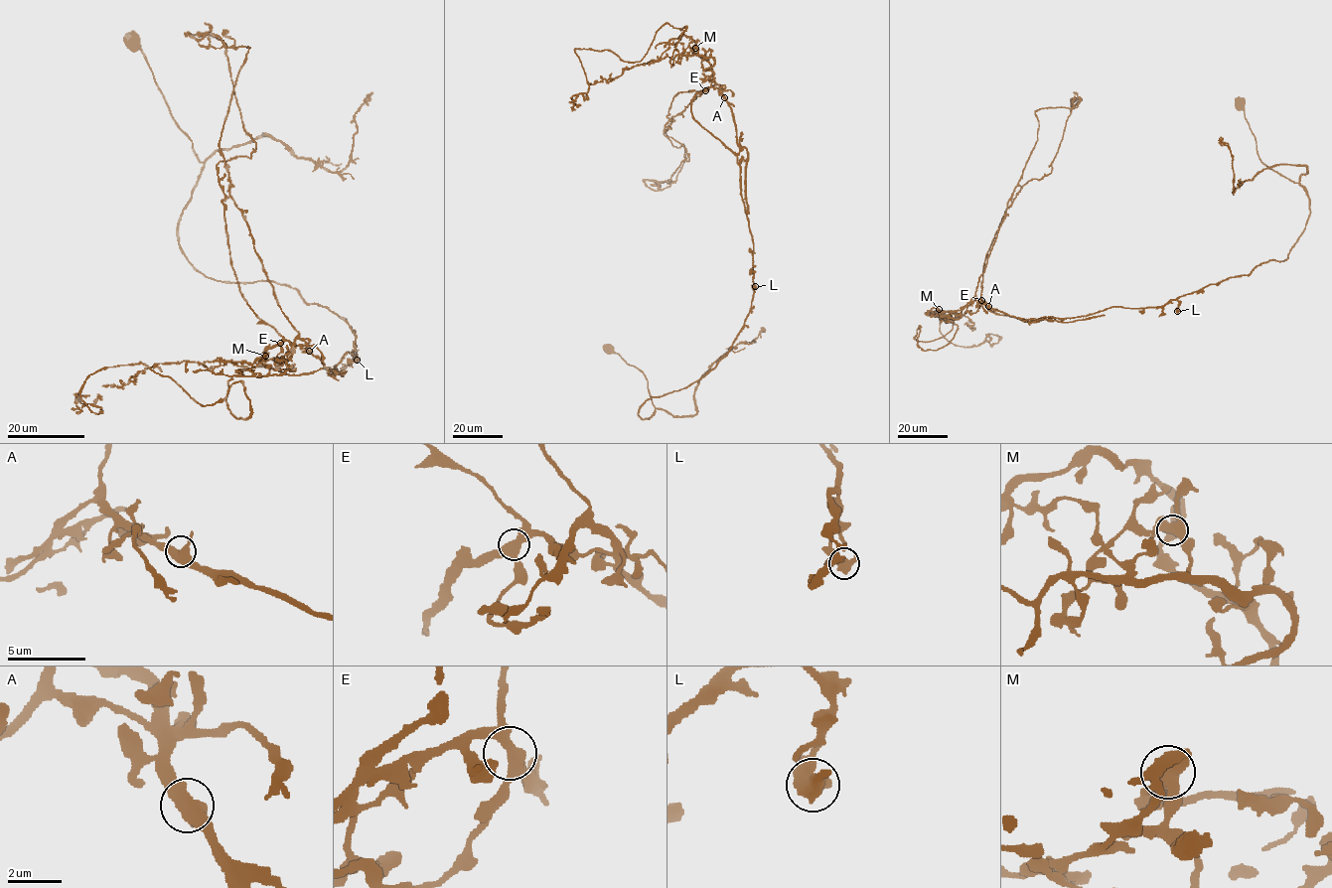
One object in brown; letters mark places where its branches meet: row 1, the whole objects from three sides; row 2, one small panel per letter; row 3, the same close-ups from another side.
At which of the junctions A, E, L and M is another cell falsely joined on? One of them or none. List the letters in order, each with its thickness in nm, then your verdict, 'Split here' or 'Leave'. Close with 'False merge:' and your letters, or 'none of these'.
A: Thickness 460 nm. Leave
E: Thickness 420 nm. Leave
L: Thickness 440 nm. Leave
M: Thickness 480 nm. Split here
False merge: M

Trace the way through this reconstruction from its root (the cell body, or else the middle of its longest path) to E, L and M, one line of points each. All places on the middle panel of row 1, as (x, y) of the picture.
E: (609, 349), (646, 377), (648, 418), (648, 399), (716, 366), (751, 307), (734, 116), (705, 90)
L: (609, 349), (646, 377), (655, 408), (648, 418), (639, 415), (648, 399), (686, 387), (726, 354), (755, 286)
M: (609, 349), (646, 377), (648, 418), (639, 415), (648, 399), (716, 366), (751, 307), (734, 116), (695, 48)

